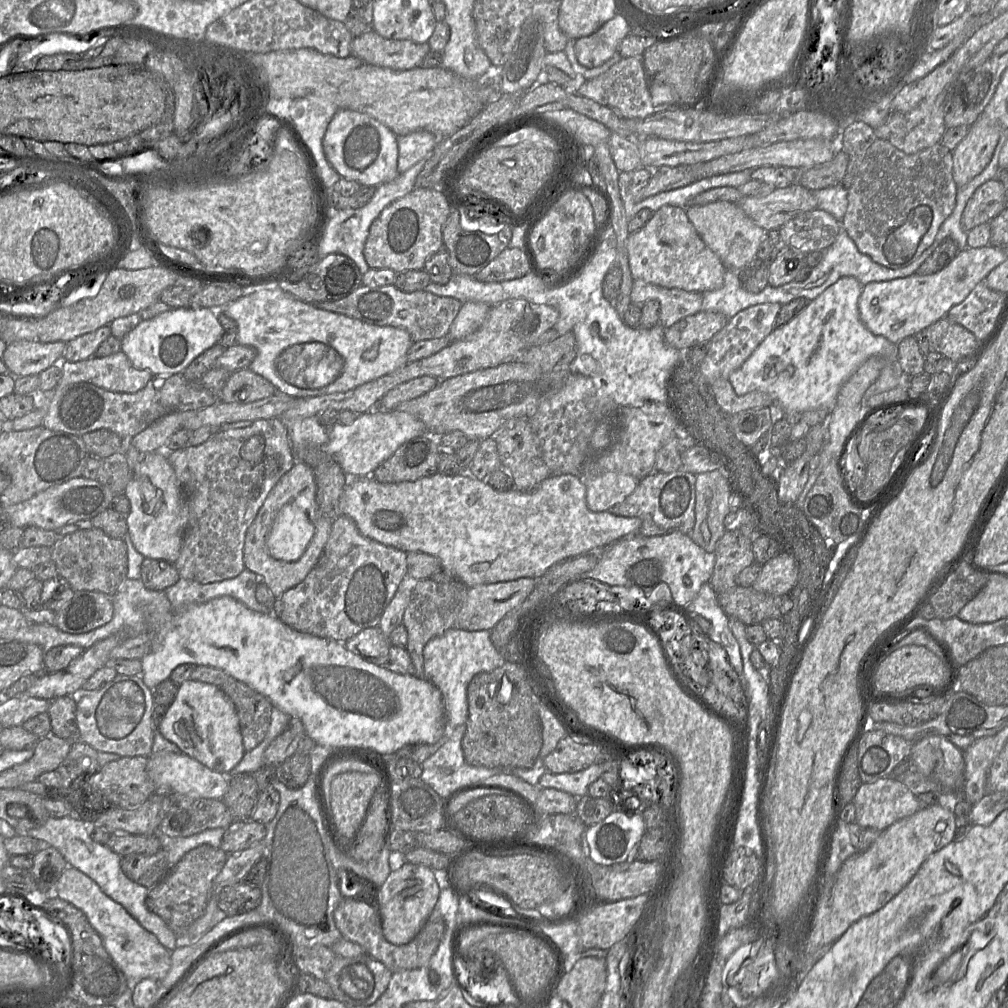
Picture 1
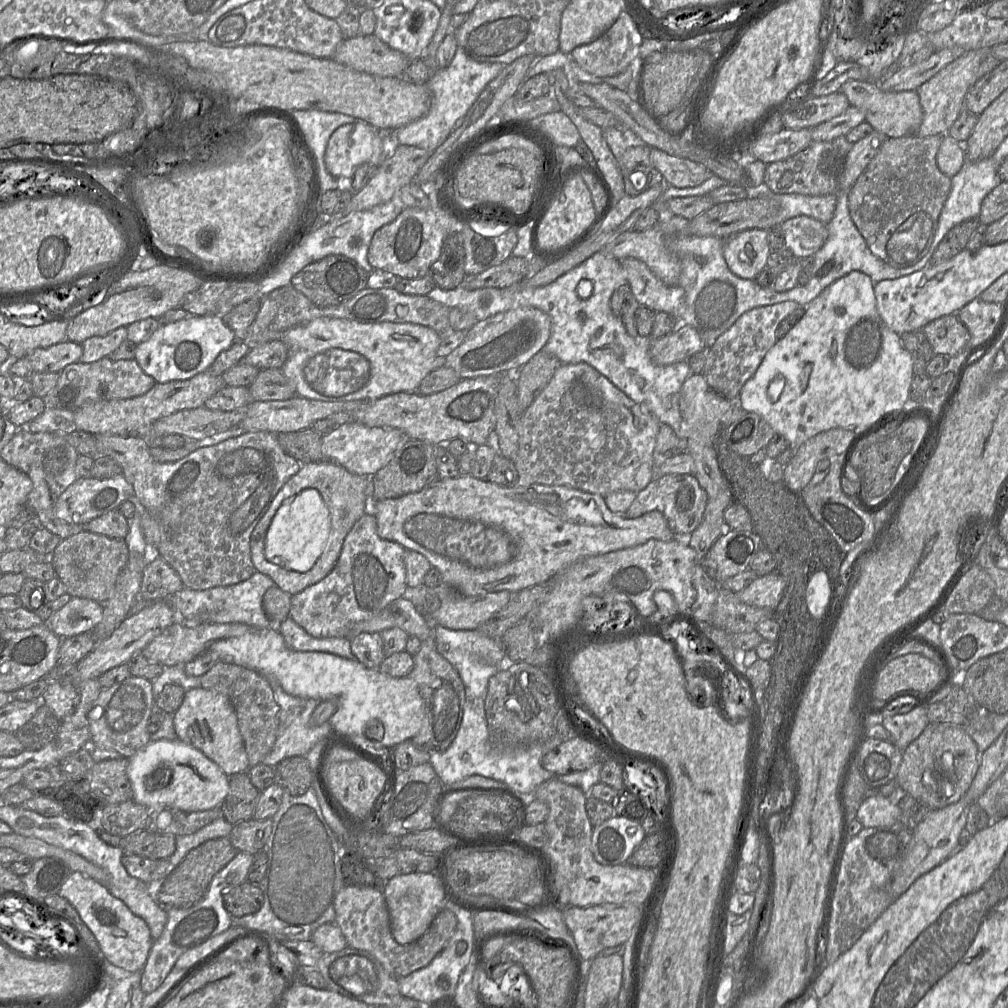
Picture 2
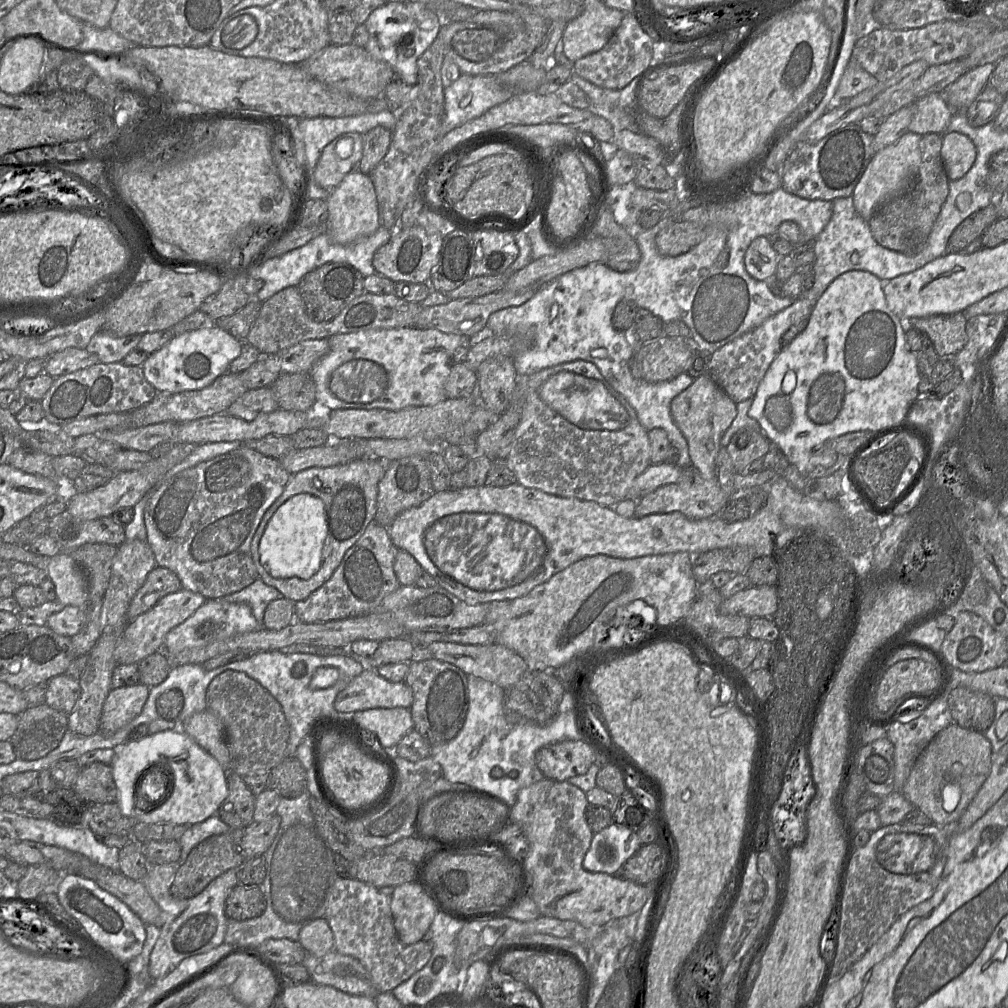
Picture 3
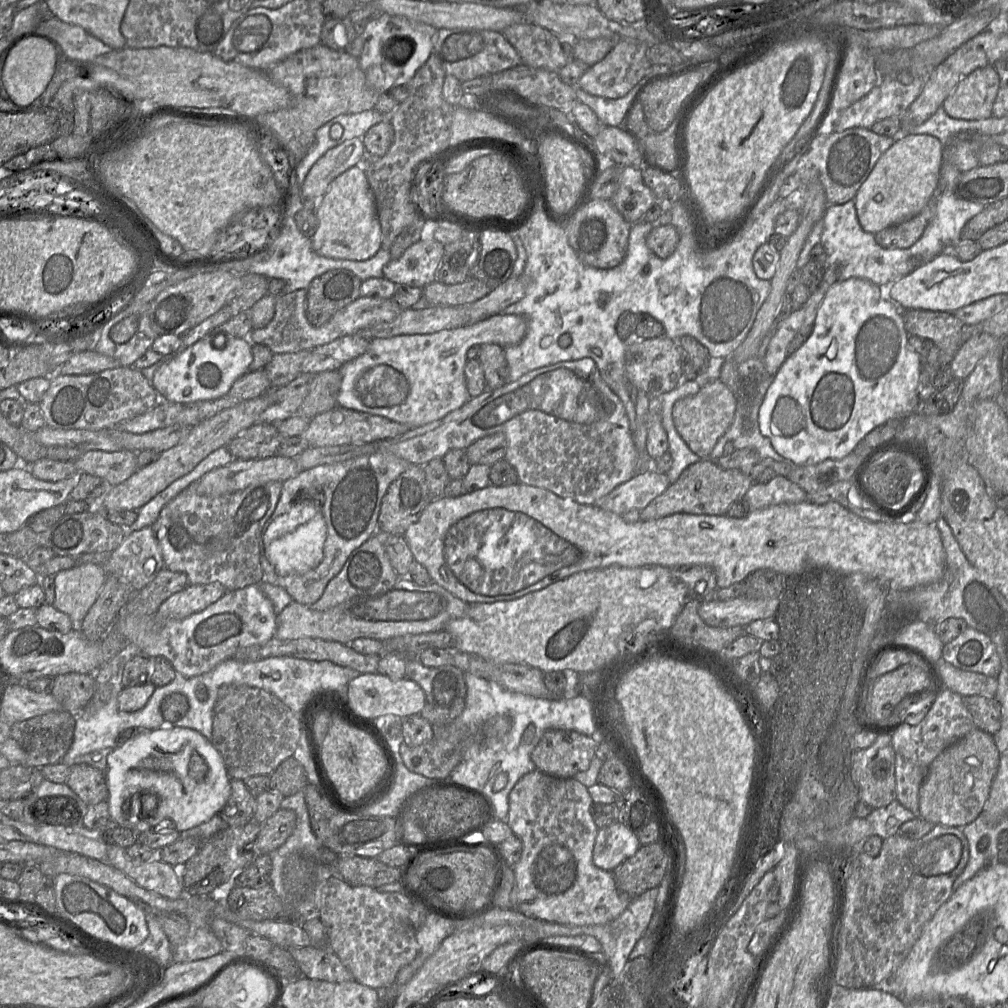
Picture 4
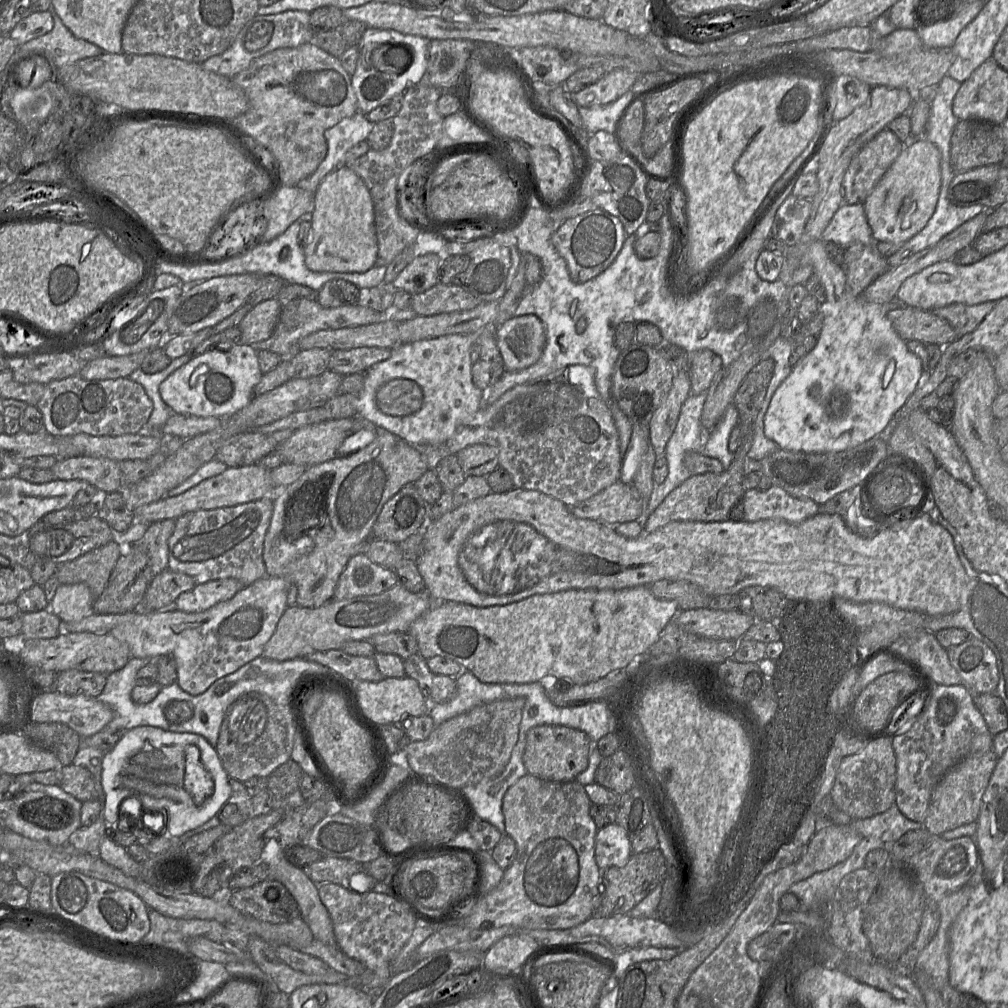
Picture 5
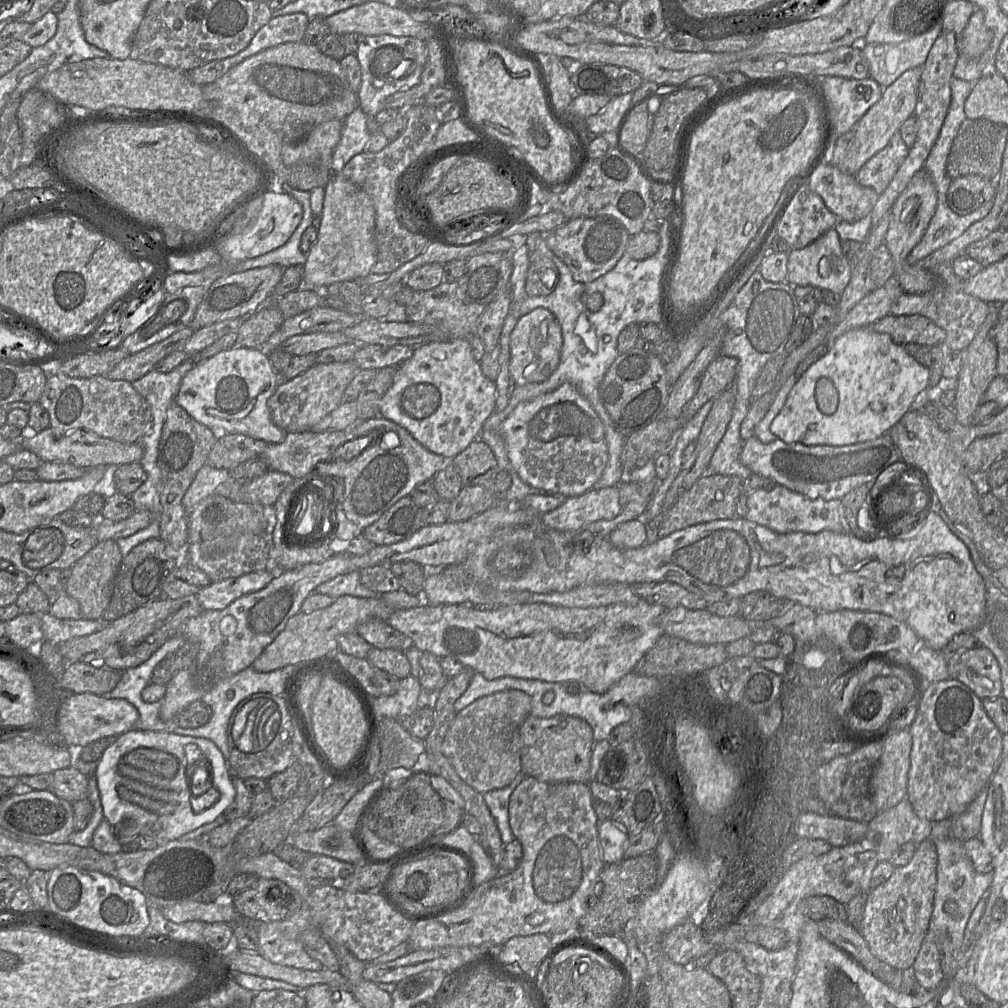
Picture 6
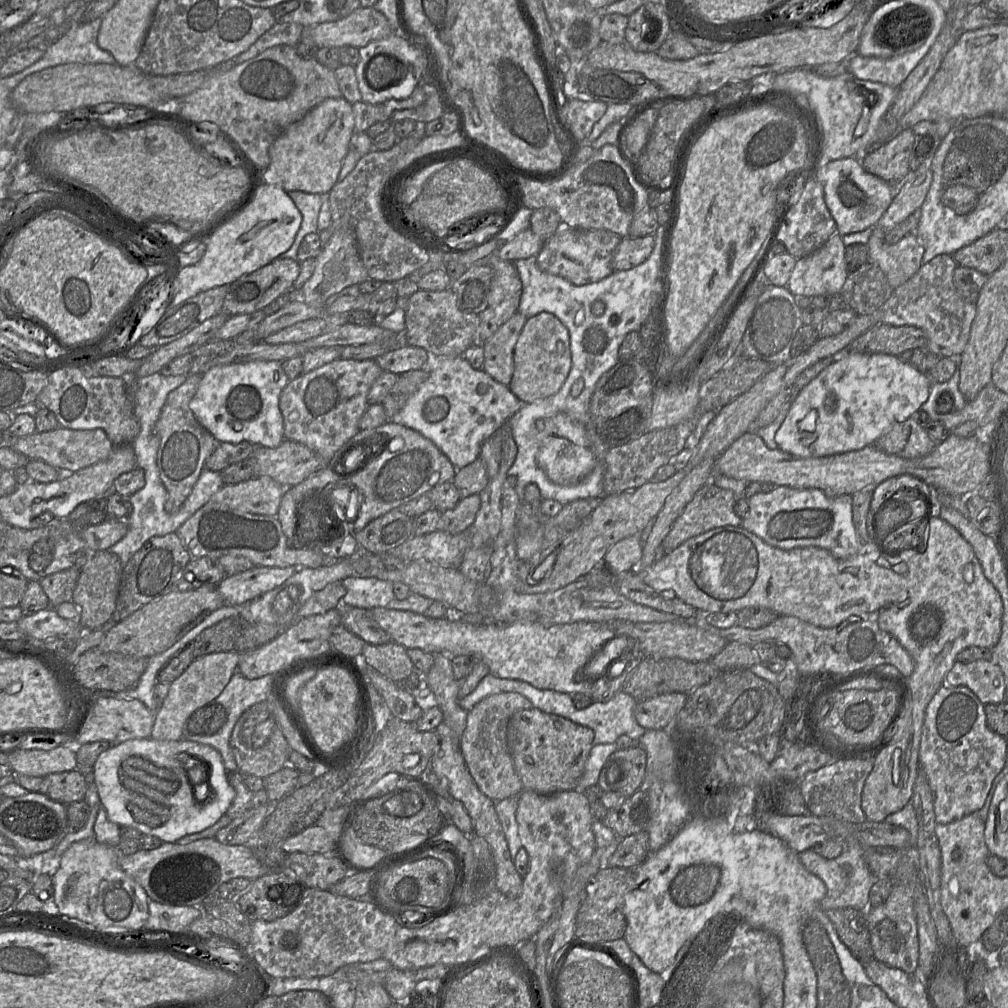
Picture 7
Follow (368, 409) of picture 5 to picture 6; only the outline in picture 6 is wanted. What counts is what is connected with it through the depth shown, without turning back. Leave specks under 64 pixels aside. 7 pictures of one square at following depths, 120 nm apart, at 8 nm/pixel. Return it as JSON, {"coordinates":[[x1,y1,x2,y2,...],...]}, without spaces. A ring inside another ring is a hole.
{"coordinates":[[459,338,452,341,431,342,414,348,412,357,397,366,393,383,380,401,380,413,382,416,381,418,391,420,399,426,405,428,426,449,434,454,442,456,447,461,450,461,465,450,473,441,479,439,485,421,495,411,496,397,496,384,483,374,480,363,473,358,468,338]]}

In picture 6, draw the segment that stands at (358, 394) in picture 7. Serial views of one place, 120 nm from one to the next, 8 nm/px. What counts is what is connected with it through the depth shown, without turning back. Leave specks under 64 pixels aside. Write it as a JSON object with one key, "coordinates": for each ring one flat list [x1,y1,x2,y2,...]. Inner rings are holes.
{"coordinates":[[353,361,317,363,297,377,281,381,267,402,273,422,287,434,310,431,315,424,342,403,346,388,359,371,360,369]]}

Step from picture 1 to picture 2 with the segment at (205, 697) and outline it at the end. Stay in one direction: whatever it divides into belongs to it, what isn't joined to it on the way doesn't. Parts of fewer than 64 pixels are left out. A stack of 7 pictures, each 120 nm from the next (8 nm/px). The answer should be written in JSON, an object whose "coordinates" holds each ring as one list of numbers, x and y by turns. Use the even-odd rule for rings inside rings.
{"coordinates":[[202,686,192,688,185,692,184,700,173,717,178,739,203,752,226,775,248,771,250,764,238,727,237,715,226,695]]}

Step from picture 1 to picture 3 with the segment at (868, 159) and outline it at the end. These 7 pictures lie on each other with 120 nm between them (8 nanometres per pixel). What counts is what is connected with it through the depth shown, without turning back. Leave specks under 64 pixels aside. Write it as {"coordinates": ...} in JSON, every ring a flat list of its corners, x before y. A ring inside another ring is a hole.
{"coordinates":[[941,134,921,135,919,148,922,160,915,179,907,189,882,203,868,221,872,235,879,245,907,256,916,255,923,250,949,193,949,178,941,158,942,144]]}

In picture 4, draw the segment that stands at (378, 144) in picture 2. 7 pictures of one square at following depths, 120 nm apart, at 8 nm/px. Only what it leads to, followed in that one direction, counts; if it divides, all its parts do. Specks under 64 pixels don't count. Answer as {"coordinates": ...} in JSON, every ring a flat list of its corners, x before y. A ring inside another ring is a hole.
{"coordinates":[[356,137,329,149,311,168,301,193,304,197,320,200,327,192,331,182,353,166,364,161,364,144]]}

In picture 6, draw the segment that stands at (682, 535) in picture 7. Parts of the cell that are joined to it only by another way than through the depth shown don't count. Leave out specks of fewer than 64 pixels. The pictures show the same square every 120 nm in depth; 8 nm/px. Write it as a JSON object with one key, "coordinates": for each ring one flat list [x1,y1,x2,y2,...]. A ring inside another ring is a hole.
{"coordinates":[[706,473,689,490,684,492,669,510,661,512,658,538,664,538,675,531,692,525,734,518,736,499,742,493,742,480,740,478]]}

